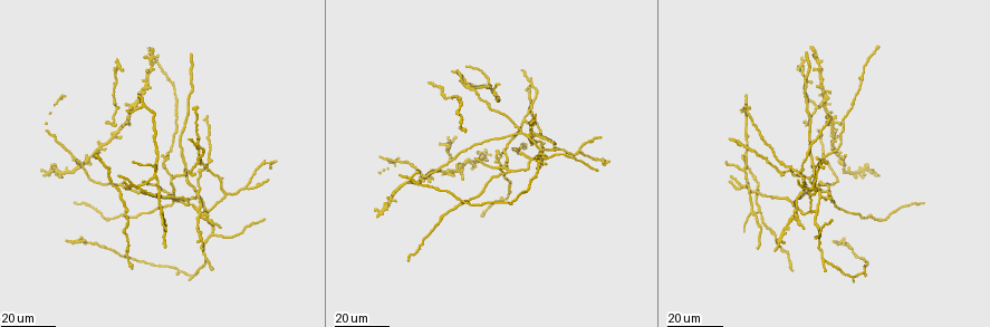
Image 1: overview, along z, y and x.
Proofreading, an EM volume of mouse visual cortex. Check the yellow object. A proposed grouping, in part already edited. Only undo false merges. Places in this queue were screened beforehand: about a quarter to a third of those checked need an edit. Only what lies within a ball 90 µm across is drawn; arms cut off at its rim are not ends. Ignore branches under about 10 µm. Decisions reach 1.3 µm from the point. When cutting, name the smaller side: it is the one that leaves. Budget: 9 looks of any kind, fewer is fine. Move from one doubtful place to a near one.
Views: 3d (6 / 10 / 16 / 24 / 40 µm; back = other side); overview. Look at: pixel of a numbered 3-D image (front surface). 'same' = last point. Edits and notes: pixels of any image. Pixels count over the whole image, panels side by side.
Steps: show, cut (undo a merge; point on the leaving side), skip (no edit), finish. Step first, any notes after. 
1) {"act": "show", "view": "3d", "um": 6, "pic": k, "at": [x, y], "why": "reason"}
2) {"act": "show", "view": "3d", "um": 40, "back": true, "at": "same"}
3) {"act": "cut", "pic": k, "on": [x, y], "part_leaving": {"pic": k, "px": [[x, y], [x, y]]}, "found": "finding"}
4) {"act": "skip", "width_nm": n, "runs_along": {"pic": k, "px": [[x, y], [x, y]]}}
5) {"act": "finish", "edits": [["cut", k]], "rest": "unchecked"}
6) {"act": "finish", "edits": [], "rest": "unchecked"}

{"act": "show", "view": "3d", "um": 16, "pic": 1, "at": [558, 146], "why": "three-way junction"}

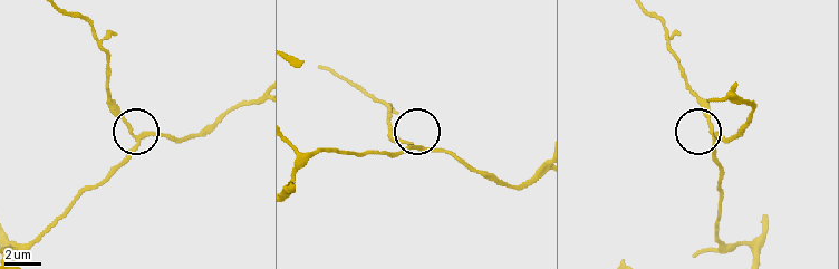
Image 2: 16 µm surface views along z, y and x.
{"act": "show", "view": "3d", "um": 6, "pic": 2, "at": [137, 135]}

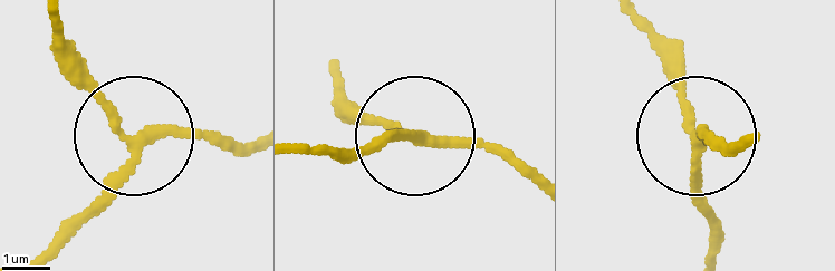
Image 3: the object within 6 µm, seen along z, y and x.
{"act": "cut", "pic": 3, "on": [85, 84], "width_nm": 210, "part_leaving": {"pic": 3, "px": [[126, 136], [58, 20]]}, "found": "a second neuron is stuck on"}

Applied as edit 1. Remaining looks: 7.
{"act": "show", "view": "3d", "um": 24, "pic": 1, "at": [528, 162]}

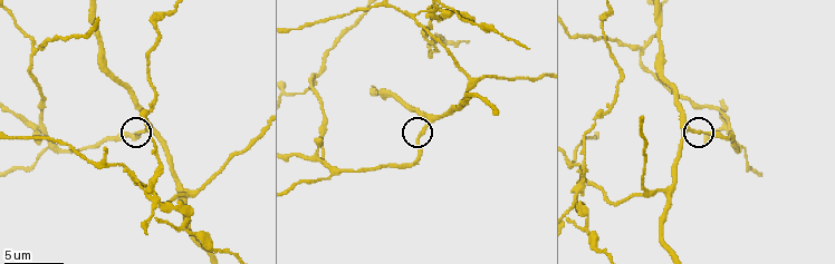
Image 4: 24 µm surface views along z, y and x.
{"act": "show", "view": "3d", "um": 10, "pic": 4, "at": [427, 123]}

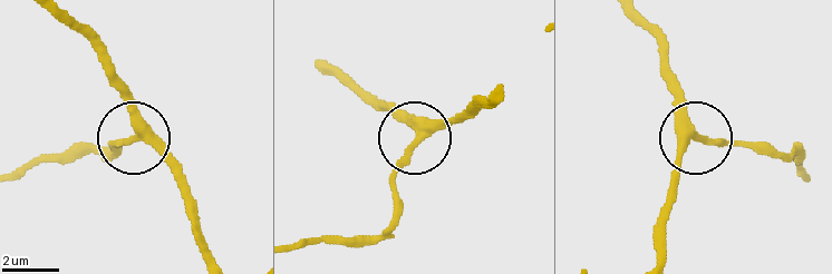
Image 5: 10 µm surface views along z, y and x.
{"act": "skip", "side_arm_um": 61, "runs_along": {"pic": 5, "px": [[655, 256], [675, 163], [696, 139], [681, 91], [663, 65]]}, "found": "continuous, no second neuron"}

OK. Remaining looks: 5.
{"act": "show", "view": "3d", "um": 10, "pic": 4, "at": [33, 128]}

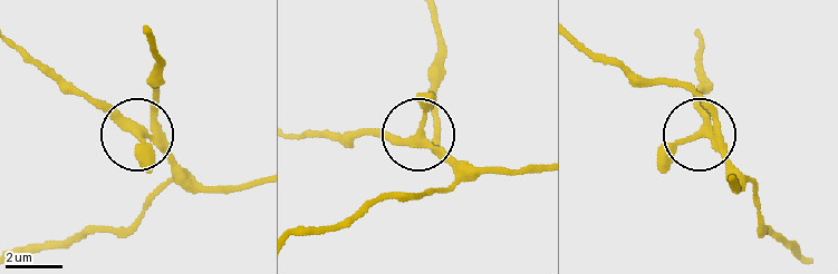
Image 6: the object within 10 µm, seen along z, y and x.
{"act": "skip", "runs_along": {"pic": 6, "px": [[535, 169], [470, 174], [426, 138], [343, 130]]}, "found": "continuous, no second neuron"}

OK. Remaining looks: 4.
{"act": "show", "view": "3d", "um": 16, "pic": 1, "at": [137, 187], "why": "looks like a crossing"}

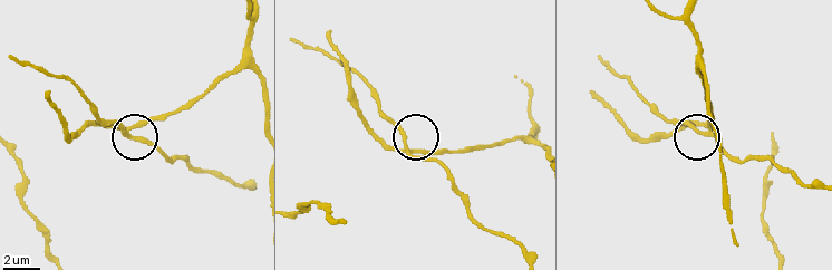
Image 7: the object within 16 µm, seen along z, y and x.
{"act": "show", "view": "3d", "um": 10, "pic": 7, "at": [711, 132]}

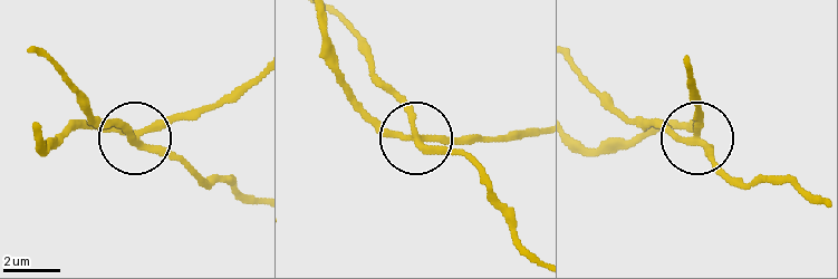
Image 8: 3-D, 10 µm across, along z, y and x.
{"act": "cut", "pic": 8, "on": [376, 125], "arms": 4, "part_leaving": {"pic": 8, "px": [[416, 141], [537, 134]]}, "found": "two neurons meet here"}

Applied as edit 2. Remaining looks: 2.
{"act": "finish", "edits": [["cut", 3], ["cut", 8]], "rest": "unchecked"}

